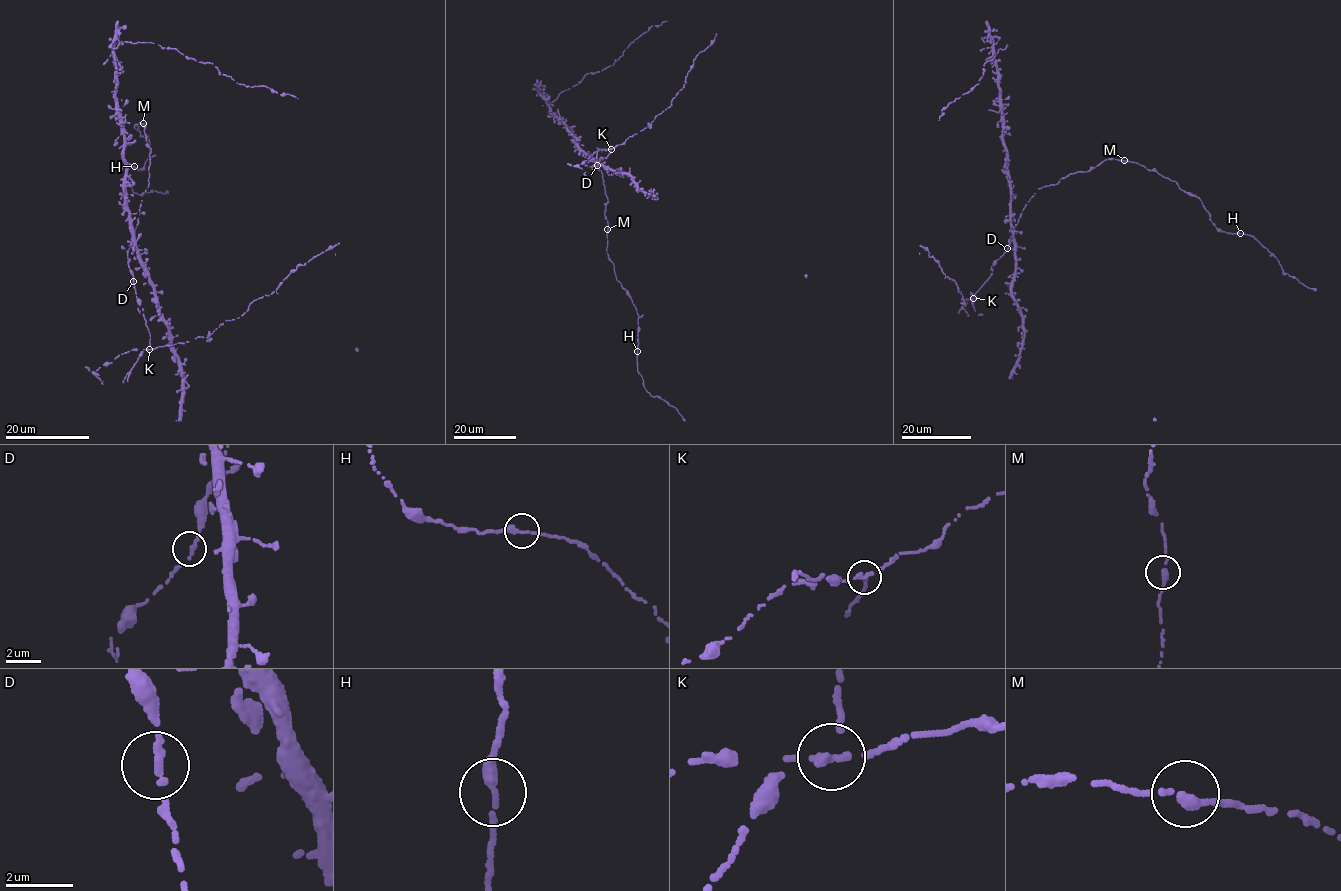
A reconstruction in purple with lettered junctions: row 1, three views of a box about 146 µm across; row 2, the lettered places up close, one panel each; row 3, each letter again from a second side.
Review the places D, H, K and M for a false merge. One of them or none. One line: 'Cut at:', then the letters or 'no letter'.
Cut at: K

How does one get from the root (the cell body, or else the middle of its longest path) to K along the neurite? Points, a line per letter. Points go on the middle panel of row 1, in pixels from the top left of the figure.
K: (591, 167), (598, 166), (601, 157), (606, 158), (611, 149)

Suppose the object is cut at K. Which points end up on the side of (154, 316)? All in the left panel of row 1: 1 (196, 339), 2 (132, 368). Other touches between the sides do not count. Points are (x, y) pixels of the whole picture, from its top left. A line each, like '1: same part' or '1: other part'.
1: other part
2: same part

